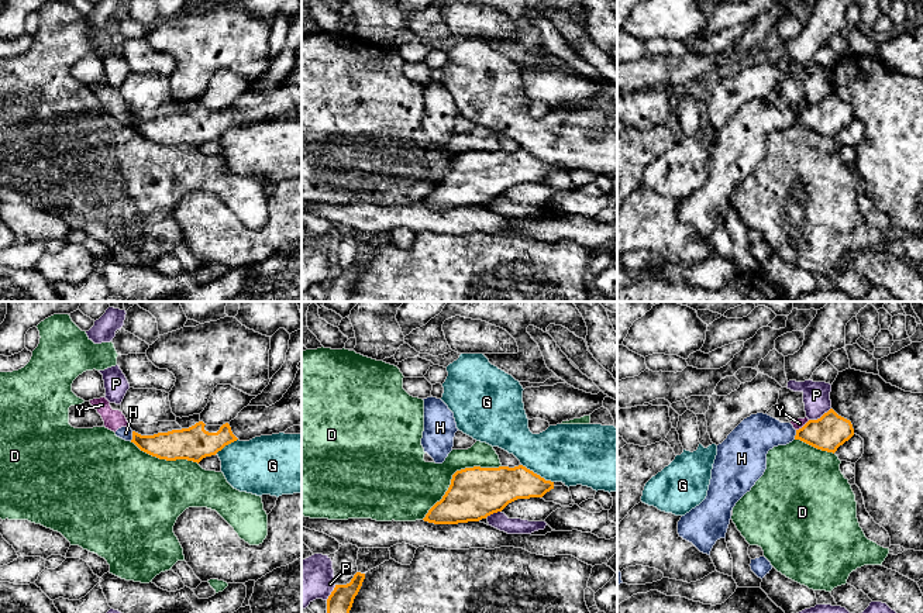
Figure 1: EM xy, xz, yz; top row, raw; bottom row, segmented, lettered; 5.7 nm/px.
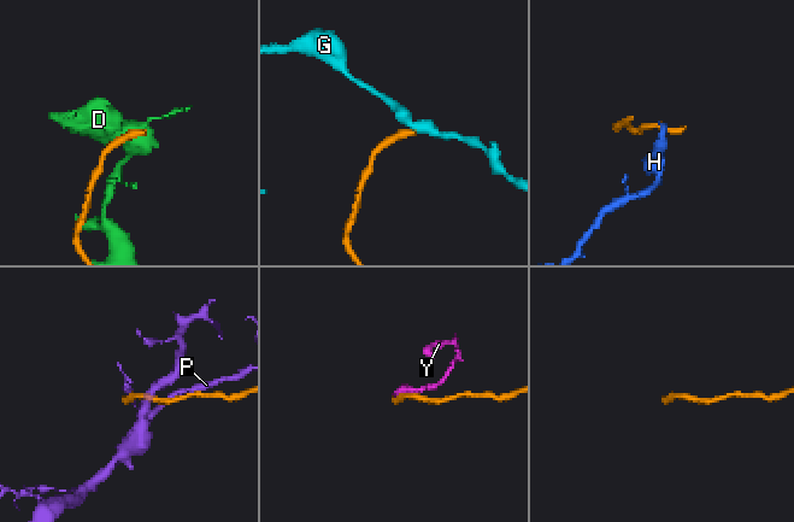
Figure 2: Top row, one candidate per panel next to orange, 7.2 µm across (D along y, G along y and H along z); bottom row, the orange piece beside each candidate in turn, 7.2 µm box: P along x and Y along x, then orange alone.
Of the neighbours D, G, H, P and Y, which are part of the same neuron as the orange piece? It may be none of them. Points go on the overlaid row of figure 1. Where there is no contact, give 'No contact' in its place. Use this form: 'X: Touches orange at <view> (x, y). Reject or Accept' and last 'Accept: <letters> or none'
D: Touches orange at xz (454, 474). Reject
G: Touches orange at xz (536, 474). Reject
H: Touches orange at xy (133, 436). Reject
P: Touches orange at yz (820, 417). Reject
Y: Touches orange at yz (803, 426). Reject
Accept: none

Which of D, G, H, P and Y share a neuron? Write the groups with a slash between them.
D / G / H Y / P

